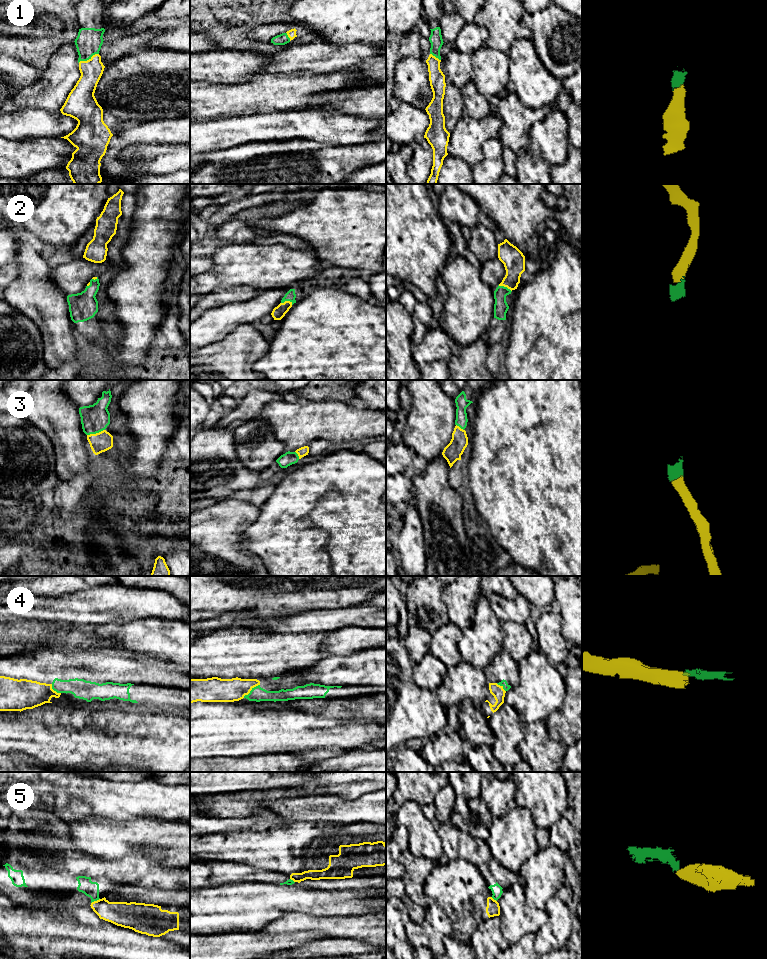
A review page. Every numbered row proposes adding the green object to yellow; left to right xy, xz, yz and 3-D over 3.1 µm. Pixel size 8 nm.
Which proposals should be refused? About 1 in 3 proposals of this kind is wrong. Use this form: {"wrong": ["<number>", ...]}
{"wrong": ["5"]}

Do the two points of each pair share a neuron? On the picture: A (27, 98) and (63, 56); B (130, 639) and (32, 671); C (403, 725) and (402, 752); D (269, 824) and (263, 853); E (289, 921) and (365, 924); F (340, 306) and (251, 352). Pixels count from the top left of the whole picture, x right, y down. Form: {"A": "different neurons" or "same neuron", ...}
{"A": "same neuron", "B": "different neurons", "C": "different neurons", "D": "same neuron", "E": "same neuron", "F": "different neurons"}

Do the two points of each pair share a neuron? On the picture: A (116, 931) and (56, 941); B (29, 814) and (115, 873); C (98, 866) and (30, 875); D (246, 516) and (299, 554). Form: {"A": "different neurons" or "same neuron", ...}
{"A": "same neuron", "B": "same neuron", "C": "same neuron", "D": "different neurons"}

